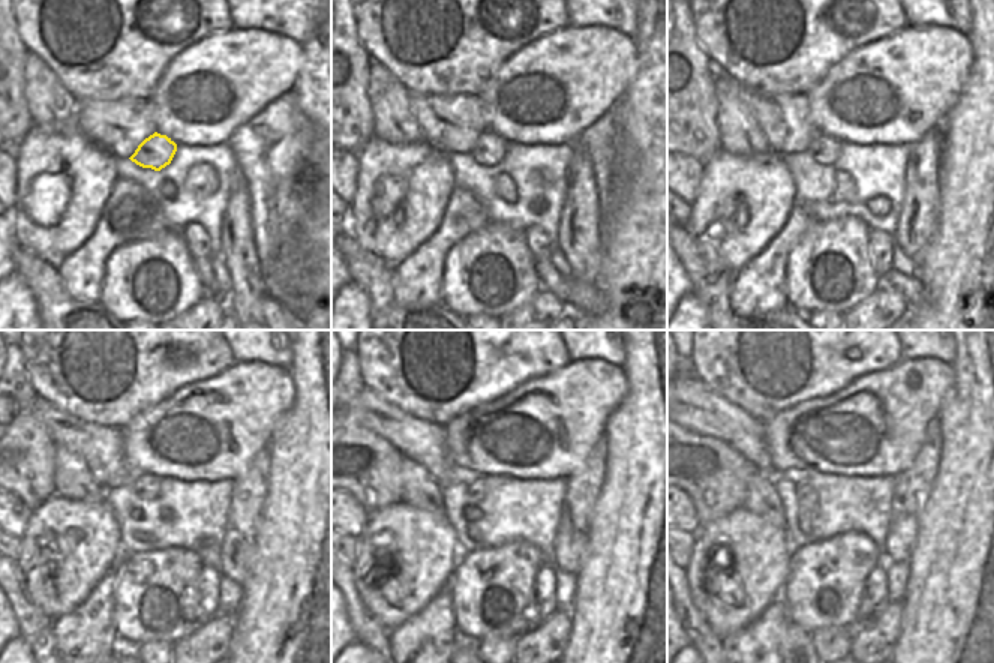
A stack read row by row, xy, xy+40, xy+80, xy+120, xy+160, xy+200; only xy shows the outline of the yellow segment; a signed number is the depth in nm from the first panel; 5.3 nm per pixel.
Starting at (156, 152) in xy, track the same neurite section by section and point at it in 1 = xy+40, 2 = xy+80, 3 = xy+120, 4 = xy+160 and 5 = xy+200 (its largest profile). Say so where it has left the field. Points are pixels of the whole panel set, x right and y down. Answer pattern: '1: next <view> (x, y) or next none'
1: next xy+40 (489, 149)
2: next xy+80 (823, 149)
3: next xy+120 (146, 485)
4: next xy+160 (477, 488)
5: next xy+200 (807, 498)

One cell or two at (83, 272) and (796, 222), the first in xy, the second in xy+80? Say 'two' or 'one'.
one

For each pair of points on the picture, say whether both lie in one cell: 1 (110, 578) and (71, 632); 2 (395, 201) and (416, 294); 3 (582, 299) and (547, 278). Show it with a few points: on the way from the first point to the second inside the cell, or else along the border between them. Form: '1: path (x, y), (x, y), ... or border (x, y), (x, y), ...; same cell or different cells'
1: path (104, 591), (101, 602), (84, 618); same cell
2: border (434, 234), (395, 266); different cells
3: path (573, 293), (556, 284); same cell

